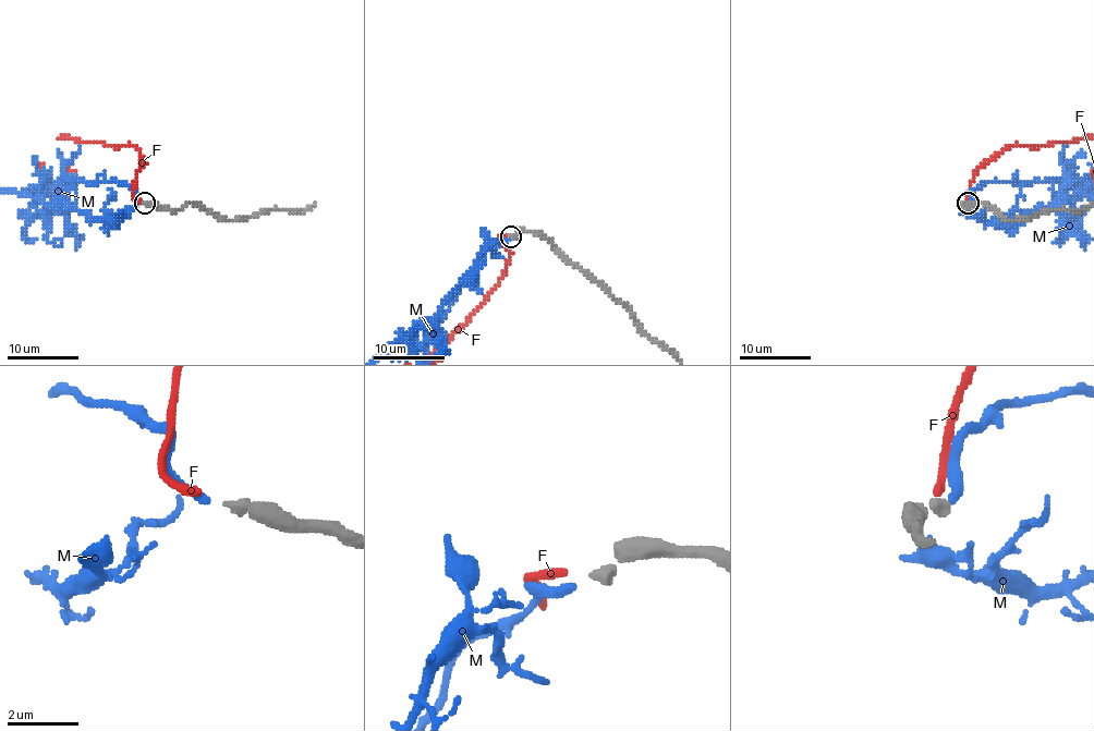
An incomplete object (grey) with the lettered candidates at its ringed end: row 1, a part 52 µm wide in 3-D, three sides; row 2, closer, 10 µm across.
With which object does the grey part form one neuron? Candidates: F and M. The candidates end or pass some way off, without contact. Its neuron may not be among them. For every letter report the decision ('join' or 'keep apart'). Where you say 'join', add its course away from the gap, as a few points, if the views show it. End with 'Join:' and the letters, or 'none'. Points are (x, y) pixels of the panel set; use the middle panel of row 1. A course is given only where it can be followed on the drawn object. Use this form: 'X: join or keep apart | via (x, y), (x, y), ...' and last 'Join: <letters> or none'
F: keep apart
M: keep apart
Join: none

